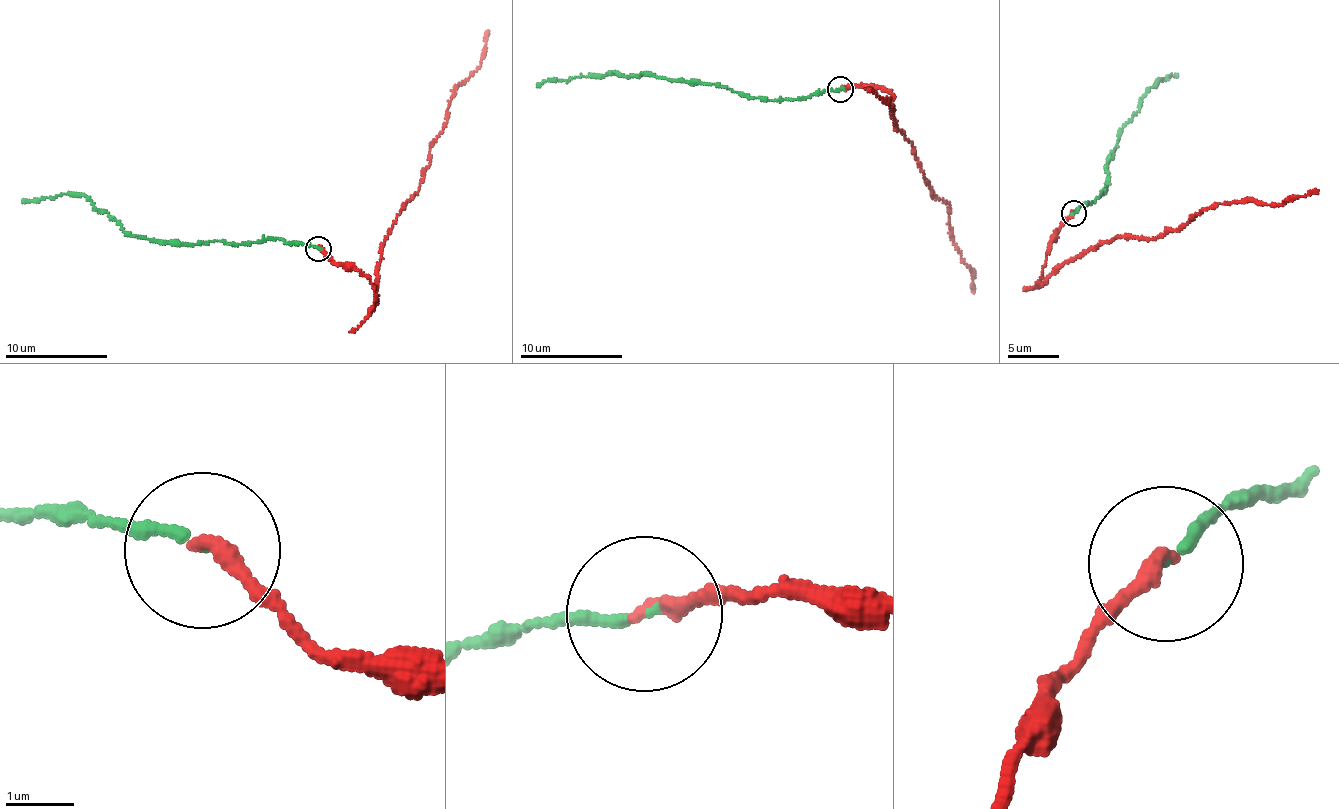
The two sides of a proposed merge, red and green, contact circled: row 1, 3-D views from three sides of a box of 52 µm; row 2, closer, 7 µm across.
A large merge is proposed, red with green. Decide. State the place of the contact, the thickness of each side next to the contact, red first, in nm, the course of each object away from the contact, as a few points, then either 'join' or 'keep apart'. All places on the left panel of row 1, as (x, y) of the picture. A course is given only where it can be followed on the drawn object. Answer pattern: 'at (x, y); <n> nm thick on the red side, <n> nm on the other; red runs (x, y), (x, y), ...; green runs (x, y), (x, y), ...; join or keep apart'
at (318, 248); 220 nm thick on the red side, 140 nm on the other; red runs (319, 248), (334, 263), (361, 270), (375, 299), (385, 238), (419, 189), (452, 95), (481, 63), (486, 31); green runs (319, 248), (284, 243), (277, 238), (195, 244), (138, 238), (123, 231), (85, 195), (68, 193), (23, 201); join

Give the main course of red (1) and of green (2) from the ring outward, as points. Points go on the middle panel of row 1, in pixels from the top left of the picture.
1: (841, 89), (893, 95), (898, 131), (915, 147), (933, 196), (949, 204), (950, 230), (970, 269), (972, 292)
2: (841, 89), (796, 99), (771, 100), (741, 96), (714, 84), (643, 73), (589, 73), (543, 80), (537, 86)

